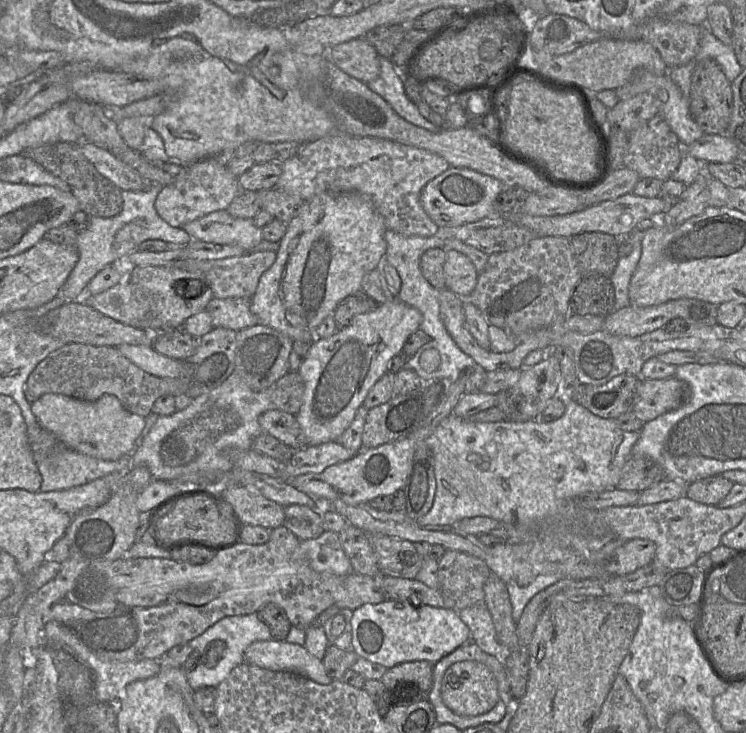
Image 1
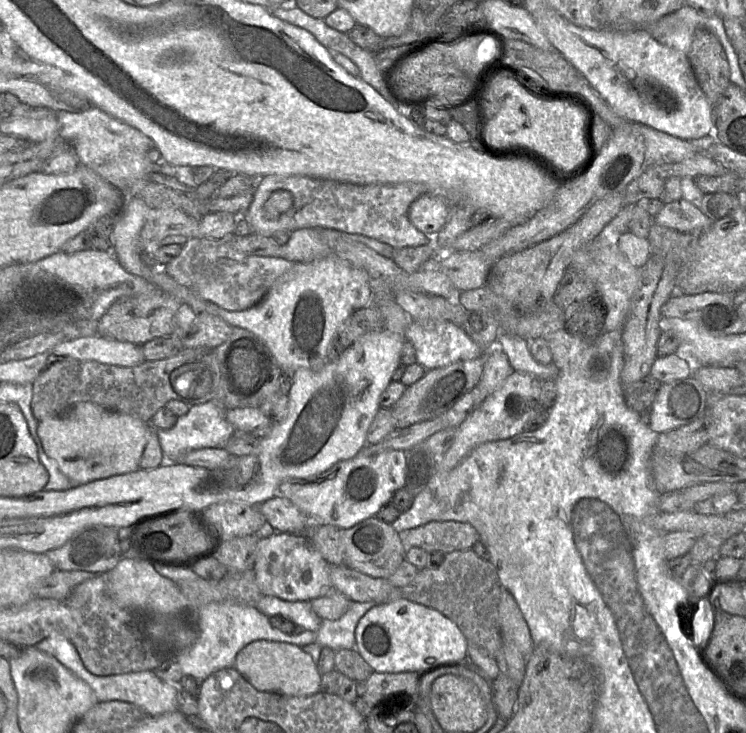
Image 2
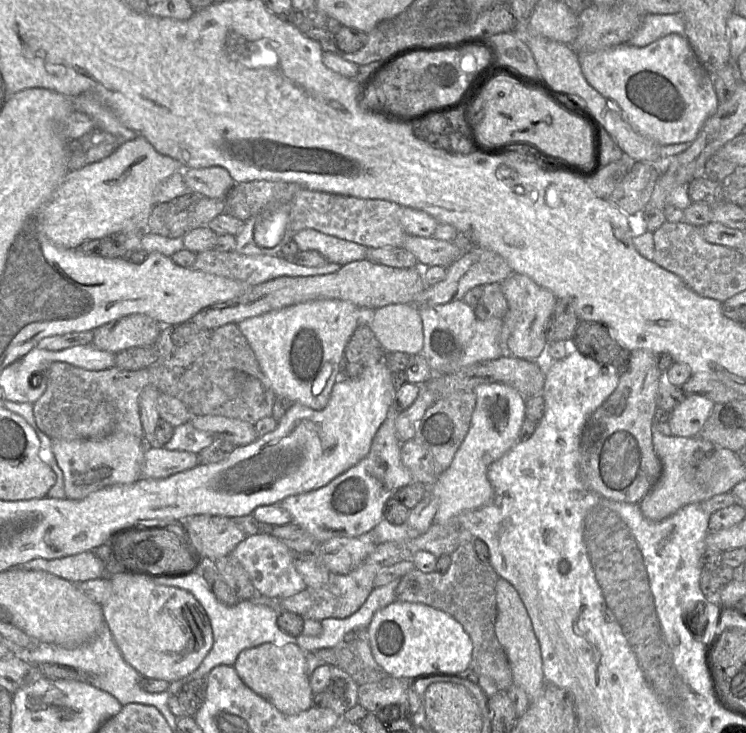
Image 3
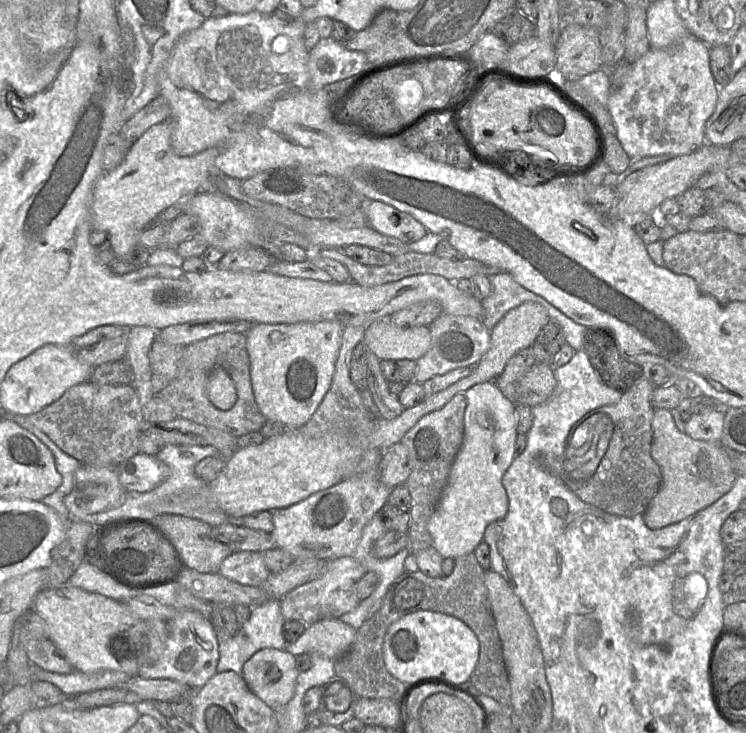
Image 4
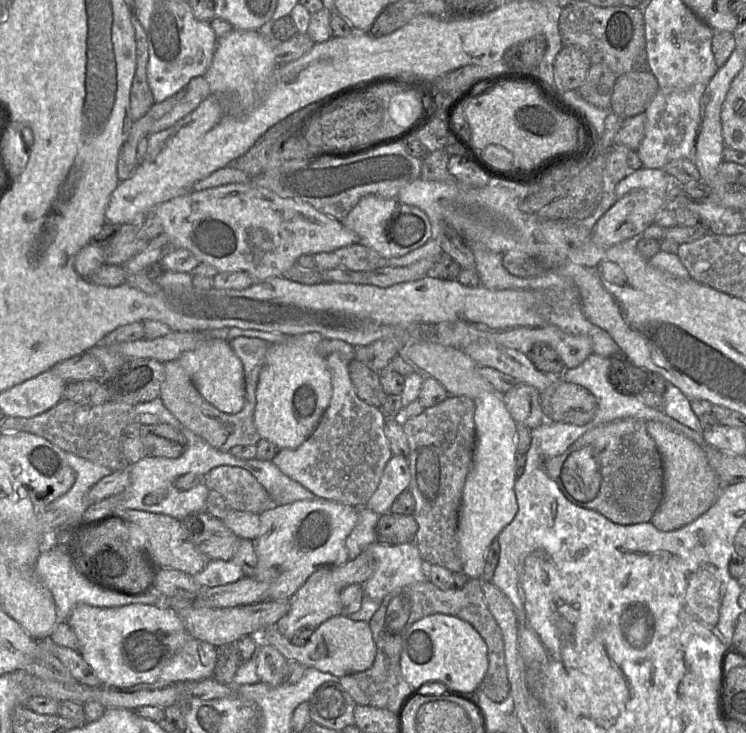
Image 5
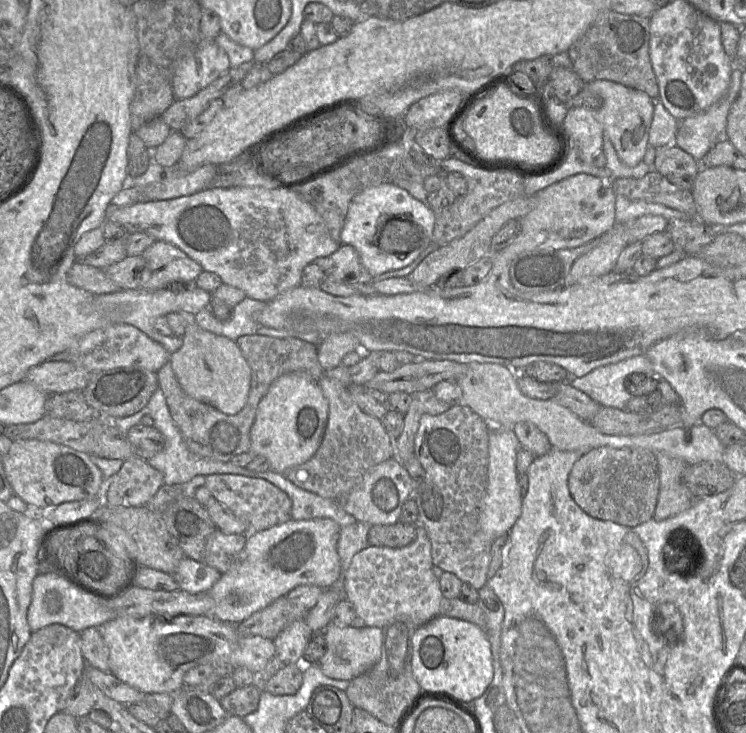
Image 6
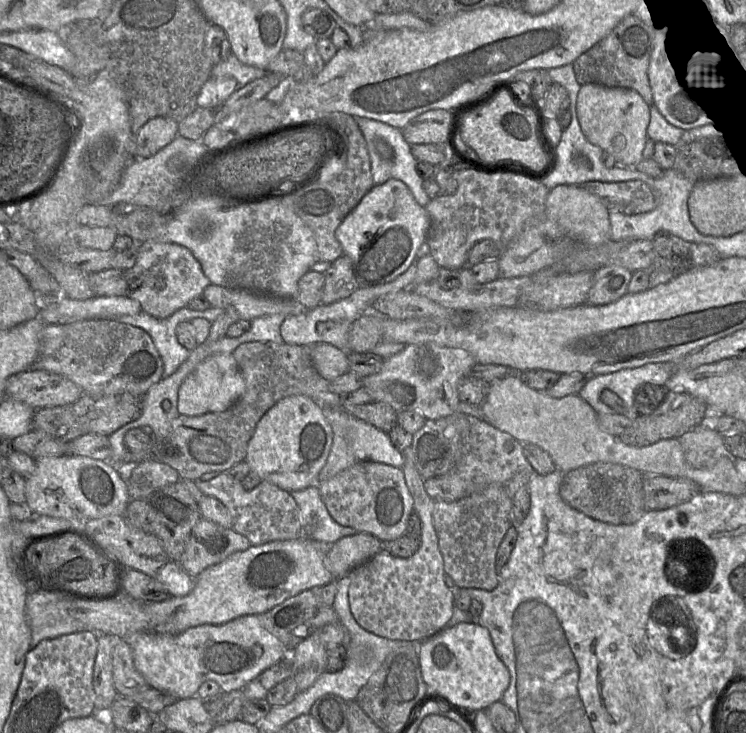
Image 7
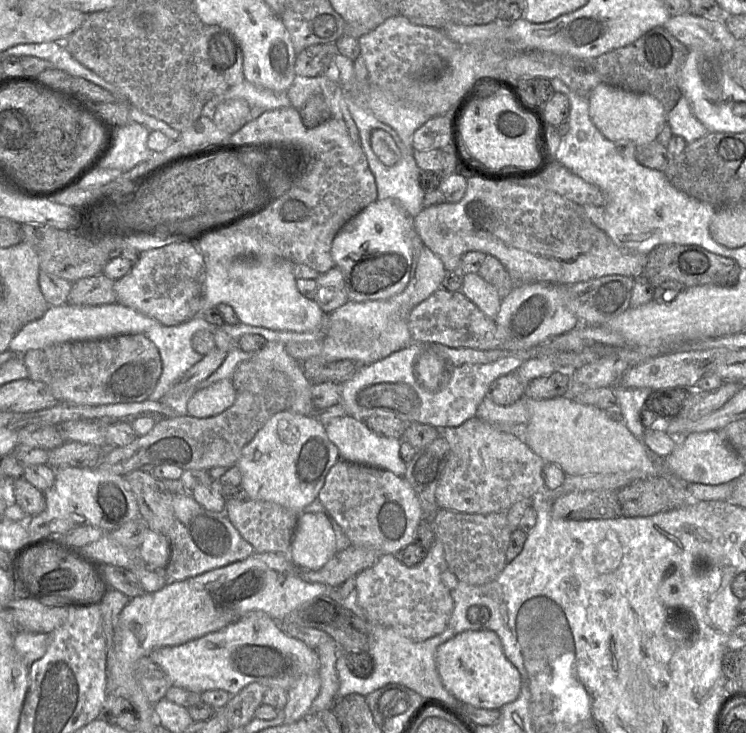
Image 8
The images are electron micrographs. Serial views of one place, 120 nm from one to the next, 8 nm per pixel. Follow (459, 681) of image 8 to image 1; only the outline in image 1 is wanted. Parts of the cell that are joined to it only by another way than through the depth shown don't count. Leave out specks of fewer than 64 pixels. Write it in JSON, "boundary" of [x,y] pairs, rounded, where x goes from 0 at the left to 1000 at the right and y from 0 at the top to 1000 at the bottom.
{"boundary":[[[520,819],[505,824],[488,824],[476,831],[471,842],[472,887],[483,896],[511,906],[520,913],[551,902],[571,900],[580,906],[614,883],[631,876],[631,861],[607,831],[571,824],[554,825],[546,819]]]}

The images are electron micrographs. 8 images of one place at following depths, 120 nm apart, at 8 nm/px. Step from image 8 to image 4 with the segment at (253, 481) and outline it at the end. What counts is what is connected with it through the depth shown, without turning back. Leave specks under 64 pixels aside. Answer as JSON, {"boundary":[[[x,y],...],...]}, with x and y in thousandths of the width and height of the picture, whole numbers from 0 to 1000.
{"boundary":[[[437,437],[429,439],[402,439],[395,442],[345,441],[336,445],[336,447],[328,456],[331,464],[331,477],[335,488],[336,524],[343,551],[357,573],[373,576],[385,585],[402,584],[414,574],[420,563],[433,547],[438,533],[444,527],[449,505],[449,495],[453,487],[461,447],[462,445],[457,439],[450,437]]]}

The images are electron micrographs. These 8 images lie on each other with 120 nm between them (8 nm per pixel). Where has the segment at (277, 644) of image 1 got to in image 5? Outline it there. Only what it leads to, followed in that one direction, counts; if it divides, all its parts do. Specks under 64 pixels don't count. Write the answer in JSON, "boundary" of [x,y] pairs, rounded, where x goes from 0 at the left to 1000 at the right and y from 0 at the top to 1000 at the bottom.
{"boundary":[[[349,873],[345,888],[345,920],[349,930],[365,936],[377,935],[385,903],[386,900],[367,881]]]}

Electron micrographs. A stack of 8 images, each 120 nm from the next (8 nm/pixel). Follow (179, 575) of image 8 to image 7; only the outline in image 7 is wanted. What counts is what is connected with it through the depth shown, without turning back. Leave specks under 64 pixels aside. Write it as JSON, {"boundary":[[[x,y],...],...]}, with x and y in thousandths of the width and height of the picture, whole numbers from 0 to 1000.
{"boundary":[[[273,705],[257,719],[245,756],[237,768],[259,789],[315,753],[336,745],[332,735],[311,720],[300,720]]]}

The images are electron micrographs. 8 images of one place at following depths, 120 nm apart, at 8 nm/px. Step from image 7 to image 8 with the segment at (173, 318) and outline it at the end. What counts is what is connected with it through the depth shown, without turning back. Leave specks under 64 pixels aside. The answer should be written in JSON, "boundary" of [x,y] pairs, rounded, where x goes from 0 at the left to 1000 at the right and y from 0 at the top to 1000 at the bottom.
{"boundary":[[[259,432],[243,442],[221,445],[210,442],[197,453],[209,471],[217,492],[217,510],[198,546],[214,547],[236,517],[267,494],[272,484],[257,473],[257,460],[267,450],[286,453],[291,446],[271,432]]]}

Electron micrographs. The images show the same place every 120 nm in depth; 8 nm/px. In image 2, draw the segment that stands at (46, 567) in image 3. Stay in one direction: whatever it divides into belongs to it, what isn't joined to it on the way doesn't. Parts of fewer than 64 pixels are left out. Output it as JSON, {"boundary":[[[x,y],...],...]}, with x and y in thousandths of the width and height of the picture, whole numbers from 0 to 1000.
{"boundary":[[[135,716],[118,718],[62,756],[75,776],[142,782],[165,761],[161,723]]]}

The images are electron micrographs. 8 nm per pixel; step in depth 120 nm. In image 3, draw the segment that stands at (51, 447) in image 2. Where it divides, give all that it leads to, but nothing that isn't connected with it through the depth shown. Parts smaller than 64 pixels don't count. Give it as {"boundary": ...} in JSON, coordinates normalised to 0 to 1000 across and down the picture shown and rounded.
{"boundary":[[[155,589],[138,598],[70,600],[70,615],[86,647],[87,675],[107,682],[139,664],[176,660],[189,652],[194,603],[176,592]]]}

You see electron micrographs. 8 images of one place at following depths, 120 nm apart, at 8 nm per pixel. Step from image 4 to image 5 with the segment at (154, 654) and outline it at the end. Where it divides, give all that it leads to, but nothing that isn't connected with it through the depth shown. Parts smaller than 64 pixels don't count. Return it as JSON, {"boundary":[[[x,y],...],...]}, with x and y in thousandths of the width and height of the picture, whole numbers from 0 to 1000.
{"boundary":[[[261,869],[251,874],[217,913],[212,929],[268,929],[287,924],[290,881]]]}

